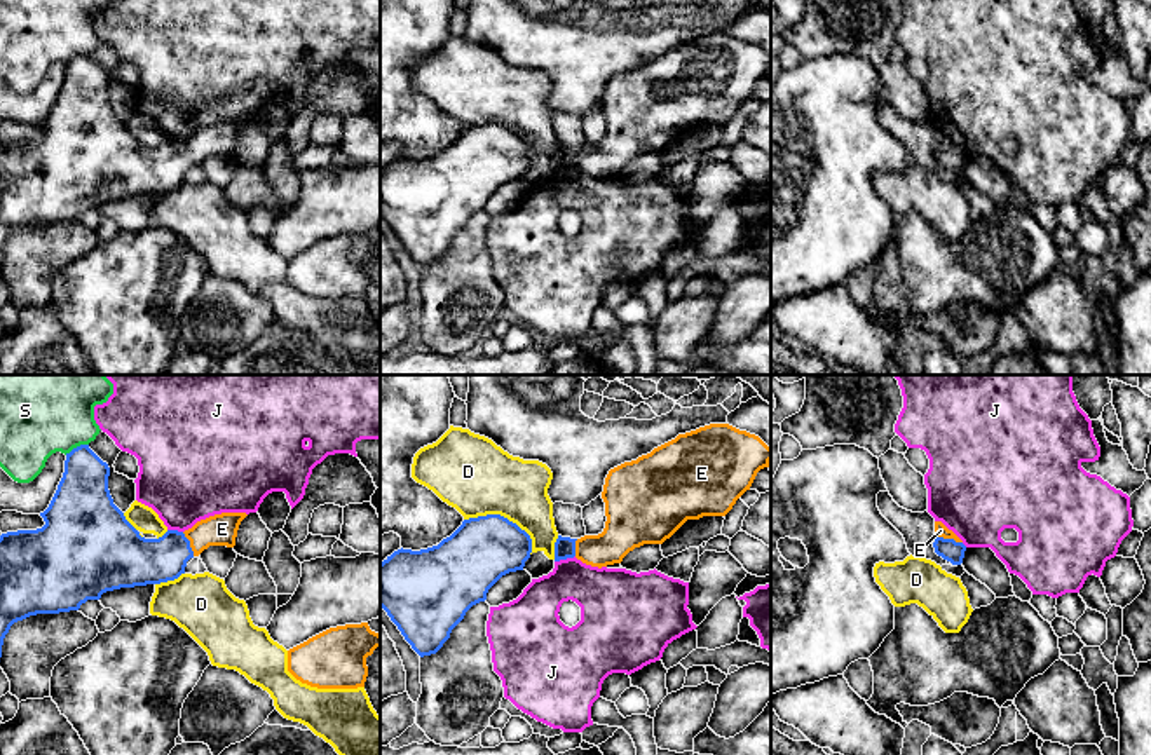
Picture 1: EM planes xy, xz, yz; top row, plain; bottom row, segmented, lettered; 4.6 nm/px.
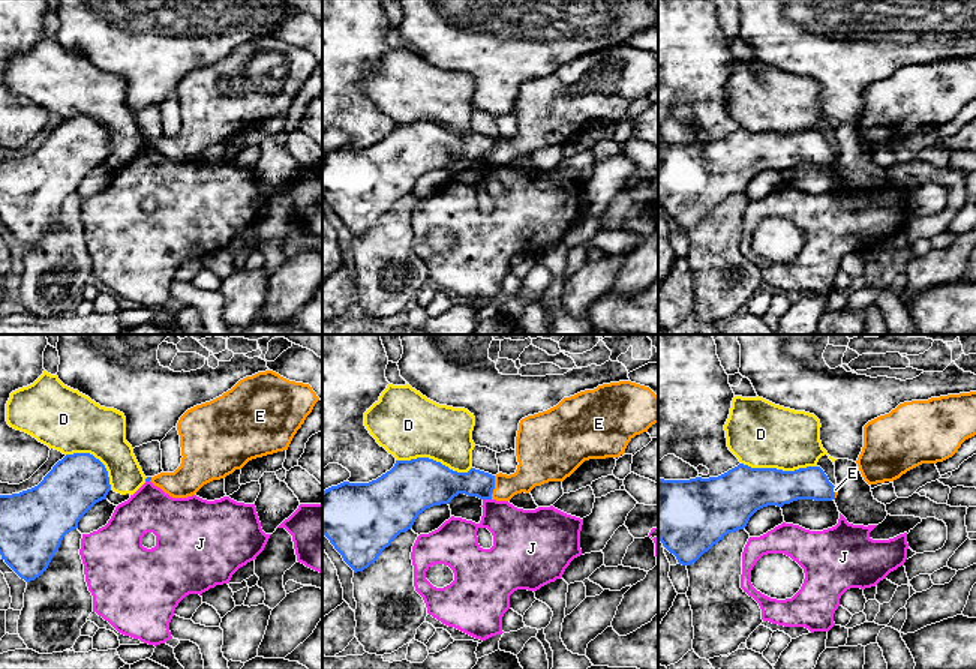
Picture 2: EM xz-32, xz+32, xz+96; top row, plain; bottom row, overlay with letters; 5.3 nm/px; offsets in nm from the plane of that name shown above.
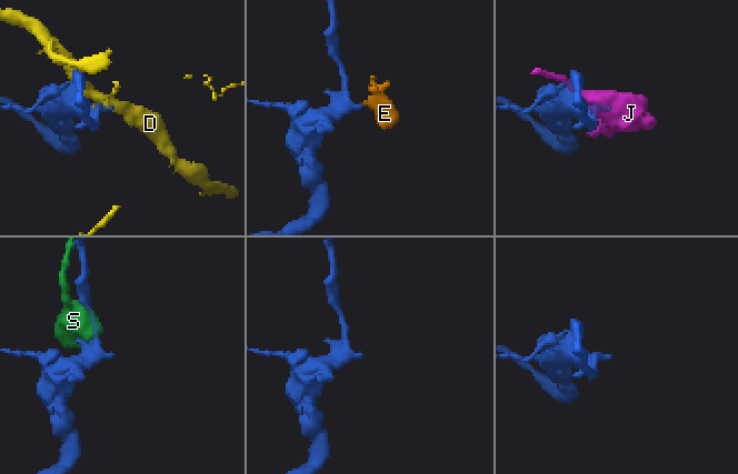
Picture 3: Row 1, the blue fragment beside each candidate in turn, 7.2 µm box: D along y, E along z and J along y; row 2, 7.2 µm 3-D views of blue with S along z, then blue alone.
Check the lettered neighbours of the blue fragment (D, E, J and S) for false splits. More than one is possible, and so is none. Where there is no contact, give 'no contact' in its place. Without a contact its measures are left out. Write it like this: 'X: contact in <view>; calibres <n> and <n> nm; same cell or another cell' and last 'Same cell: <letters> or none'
D: contact in xz; calibres 300 and 360 nm; another cell
E: contact in yz; calibres 100 and 60 nm; same cell
J: contact in xz; calibres 100 and 260 nm; another cell
S: contact in xy; calibres 260 and 320 nm; another cell
Same cell: E

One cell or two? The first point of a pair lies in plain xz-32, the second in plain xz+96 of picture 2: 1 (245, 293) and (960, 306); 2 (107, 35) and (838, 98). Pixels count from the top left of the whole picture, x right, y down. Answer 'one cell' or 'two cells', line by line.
1: two cells
2: one cell

